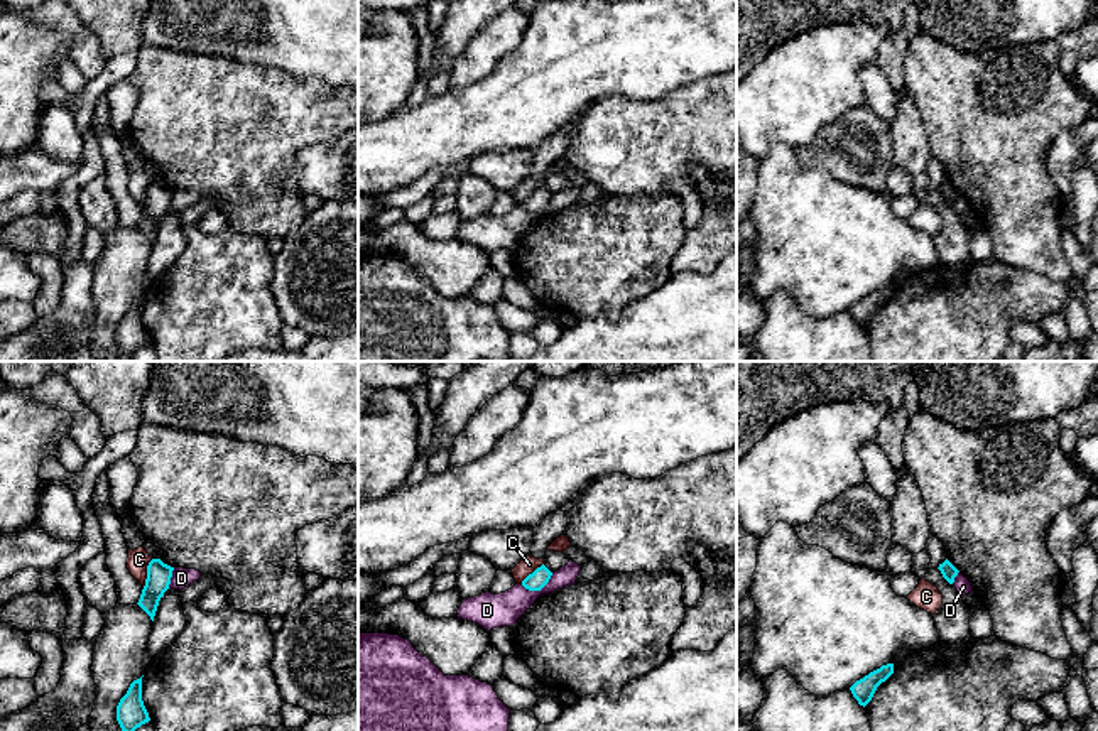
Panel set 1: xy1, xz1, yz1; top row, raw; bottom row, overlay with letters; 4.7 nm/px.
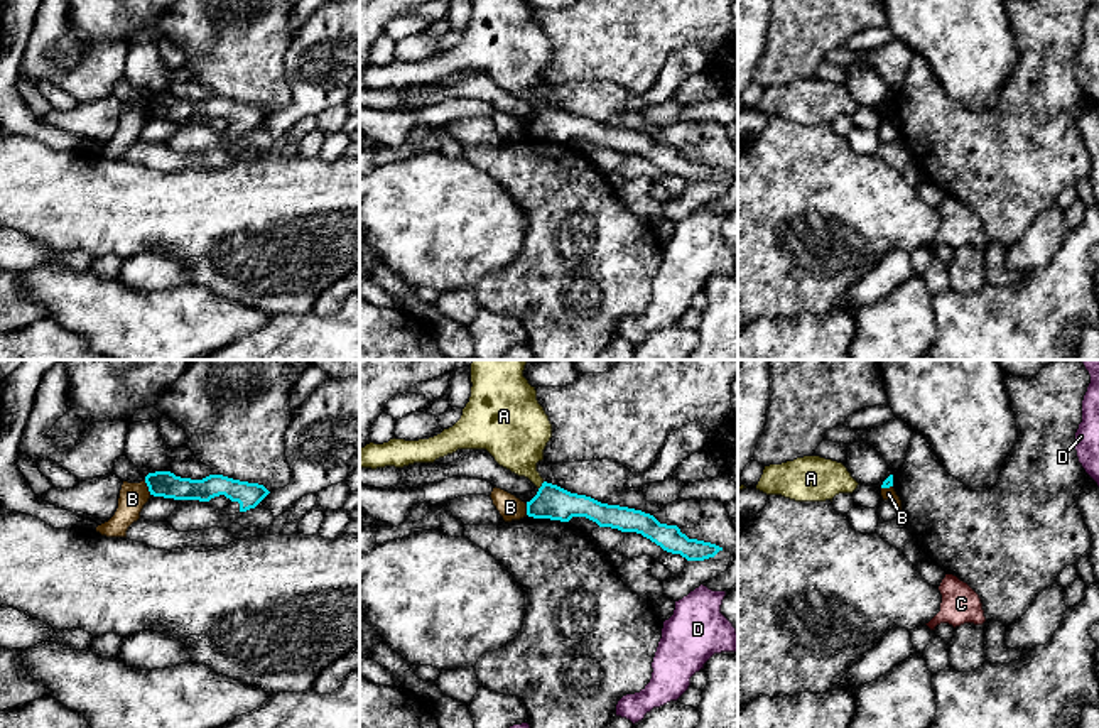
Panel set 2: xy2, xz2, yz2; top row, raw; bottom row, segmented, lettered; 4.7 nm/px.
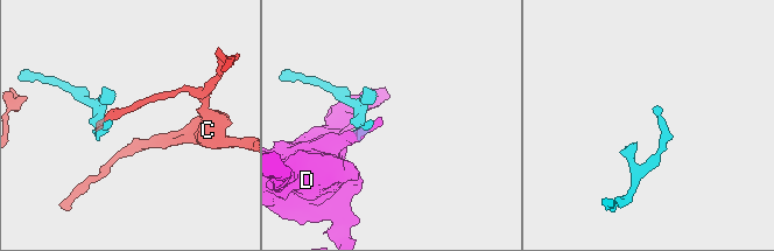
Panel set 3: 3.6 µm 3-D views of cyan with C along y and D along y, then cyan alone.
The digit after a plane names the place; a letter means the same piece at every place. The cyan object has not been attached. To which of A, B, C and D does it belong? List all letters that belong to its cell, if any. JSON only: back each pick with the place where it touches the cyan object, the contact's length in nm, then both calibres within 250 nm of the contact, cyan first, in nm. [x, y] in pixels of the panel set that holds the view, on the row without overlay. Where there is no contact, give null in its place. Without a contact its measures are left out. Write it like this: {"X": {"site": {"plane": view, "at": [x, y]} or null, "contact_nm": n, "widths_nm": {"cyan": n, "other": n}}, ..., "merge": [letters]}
{"A": {"site": {"plane": "xz2", "at": [542, 107]}, "contact_nm": 50, "widths_nm": {"cyan": 160, "other": 280}}, "merge": ["A"]}

